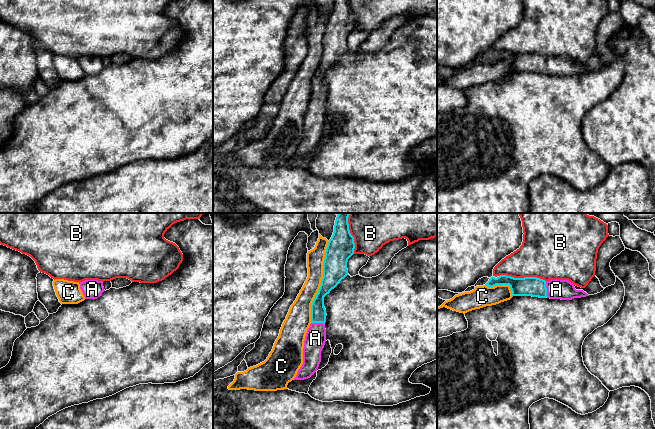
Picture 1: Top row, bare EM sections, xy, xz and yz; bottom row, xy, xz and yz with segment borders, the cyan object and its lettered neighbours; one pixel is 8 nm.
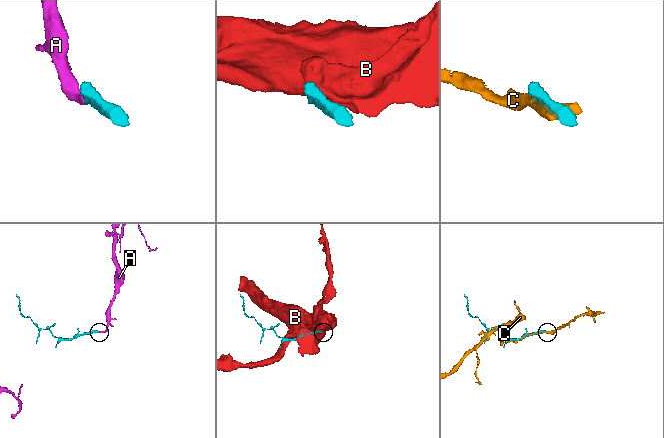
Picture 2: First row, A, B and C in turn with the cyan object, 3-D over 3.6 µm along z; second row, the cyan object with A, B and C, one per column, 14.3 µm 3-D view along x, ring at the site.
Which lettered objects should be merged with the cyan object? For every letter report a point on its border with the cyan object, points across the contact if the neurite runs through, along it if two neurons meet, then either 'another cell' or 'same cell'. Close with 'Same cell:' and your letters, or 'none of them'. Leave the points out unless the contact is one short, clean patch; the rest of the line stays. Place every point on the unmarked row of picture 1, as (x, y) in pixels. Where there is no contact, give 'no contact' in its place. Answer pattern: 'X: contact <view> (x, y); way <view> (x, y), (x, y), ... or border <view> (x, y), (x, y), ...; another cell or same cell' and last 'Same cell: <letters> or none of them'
A: contact yz (546, 65); same cell
B: contact yz (522, 54); another cell
C: contact xz (321, 58); another cell
Same cell: A

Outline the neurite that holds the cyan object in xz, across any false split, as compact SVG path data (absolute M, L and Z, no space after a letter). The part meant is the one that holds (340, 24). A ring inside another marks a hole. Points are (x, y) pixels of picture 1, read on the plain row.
M335 0L334 8L328 18L323 38L323 54L321 61L311 80L311 100L307 106L304 124L303 140L294 156L310 154L321 138L321 127L326 118L326 85L324 73L348 51L347 38L354 30L354 13L349 6L349 0Z

